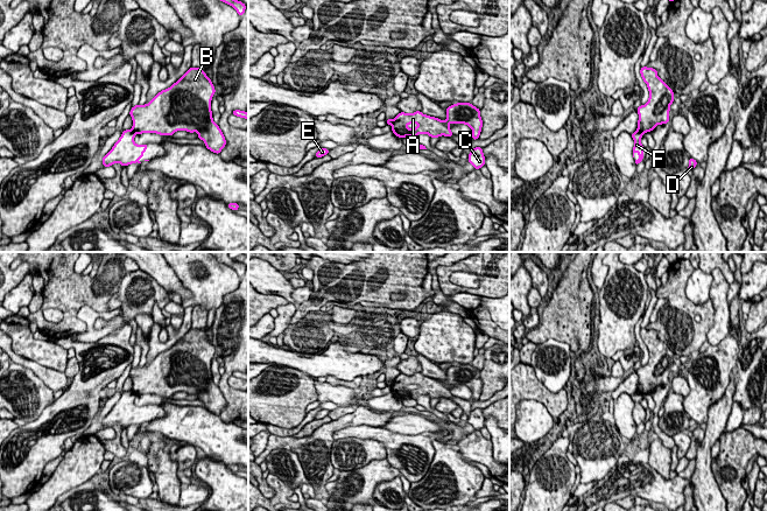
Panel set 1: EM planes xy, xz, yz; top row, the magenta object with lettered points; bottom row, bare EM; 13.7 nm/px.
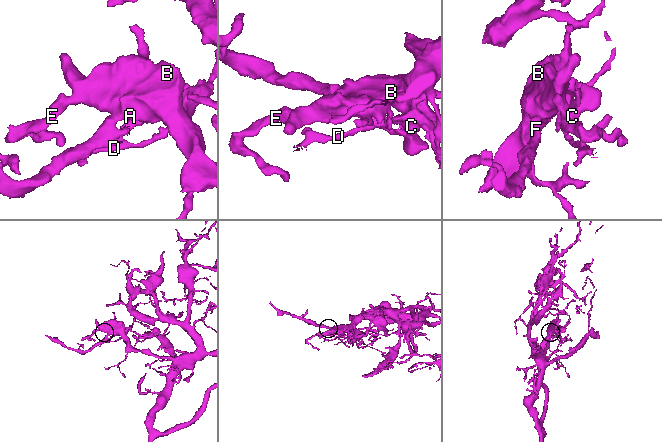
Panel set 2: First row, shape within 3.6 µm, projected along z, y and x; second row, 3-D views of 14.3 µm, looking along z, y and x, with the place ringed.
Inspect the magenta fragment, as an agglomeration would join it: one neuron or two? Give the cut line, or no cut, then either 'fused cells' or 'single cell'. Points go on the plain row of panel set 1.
cut yz (637, 391), (642, 393); fused cells

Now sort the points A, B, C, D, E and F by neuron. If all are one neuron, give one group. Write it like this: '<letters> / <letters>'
A B C D E / F

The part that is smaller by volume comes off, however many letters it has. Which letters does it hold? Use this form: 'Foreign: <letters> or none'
Foreign: F

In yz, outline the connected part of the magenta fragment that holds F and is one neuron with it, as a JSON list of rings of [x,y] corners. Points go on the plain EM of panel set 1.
[[[635,392],[634,394],[631,396],[633,401],[634,401],[634,408],[633,408],[633,419],[634,414],[636,413],[639,416],[639,420],[635,421],[635,425],[640,425],[643,422],[643,406],[640,404],[641,399],[643,398],[642,393]]]

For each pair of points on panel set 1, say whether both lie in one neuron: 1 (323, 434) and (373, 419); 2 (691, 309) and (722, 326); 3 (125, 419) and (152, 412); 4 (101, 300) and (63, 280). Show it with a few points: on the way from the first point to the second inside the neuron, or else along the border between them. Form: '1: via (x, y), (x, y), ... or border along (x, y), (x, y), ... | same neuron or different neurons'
1: via (336, 425), (351, 419), (360, 419) | same neuron
2: border along (710, 299), (713, 306), (713, 324), (705, 340) | different neurons
3: via (132, 414), (145, 413) | same neuron
4: via (92, 300), (81, 292), (72, 289) | same neuron

